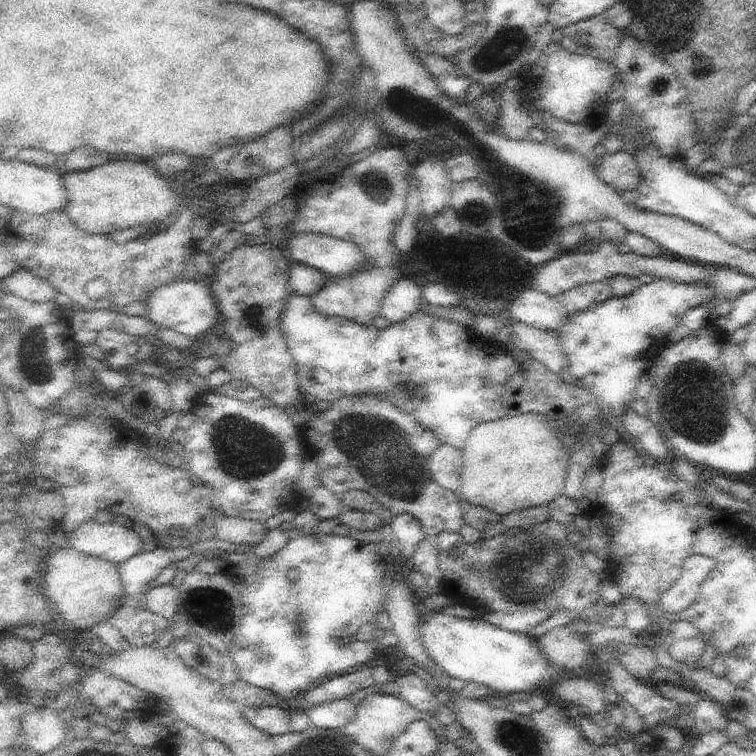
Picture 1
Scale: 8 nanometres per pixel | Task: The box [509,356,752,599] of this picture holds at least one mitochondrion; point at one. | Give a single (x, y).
(692, 396)

